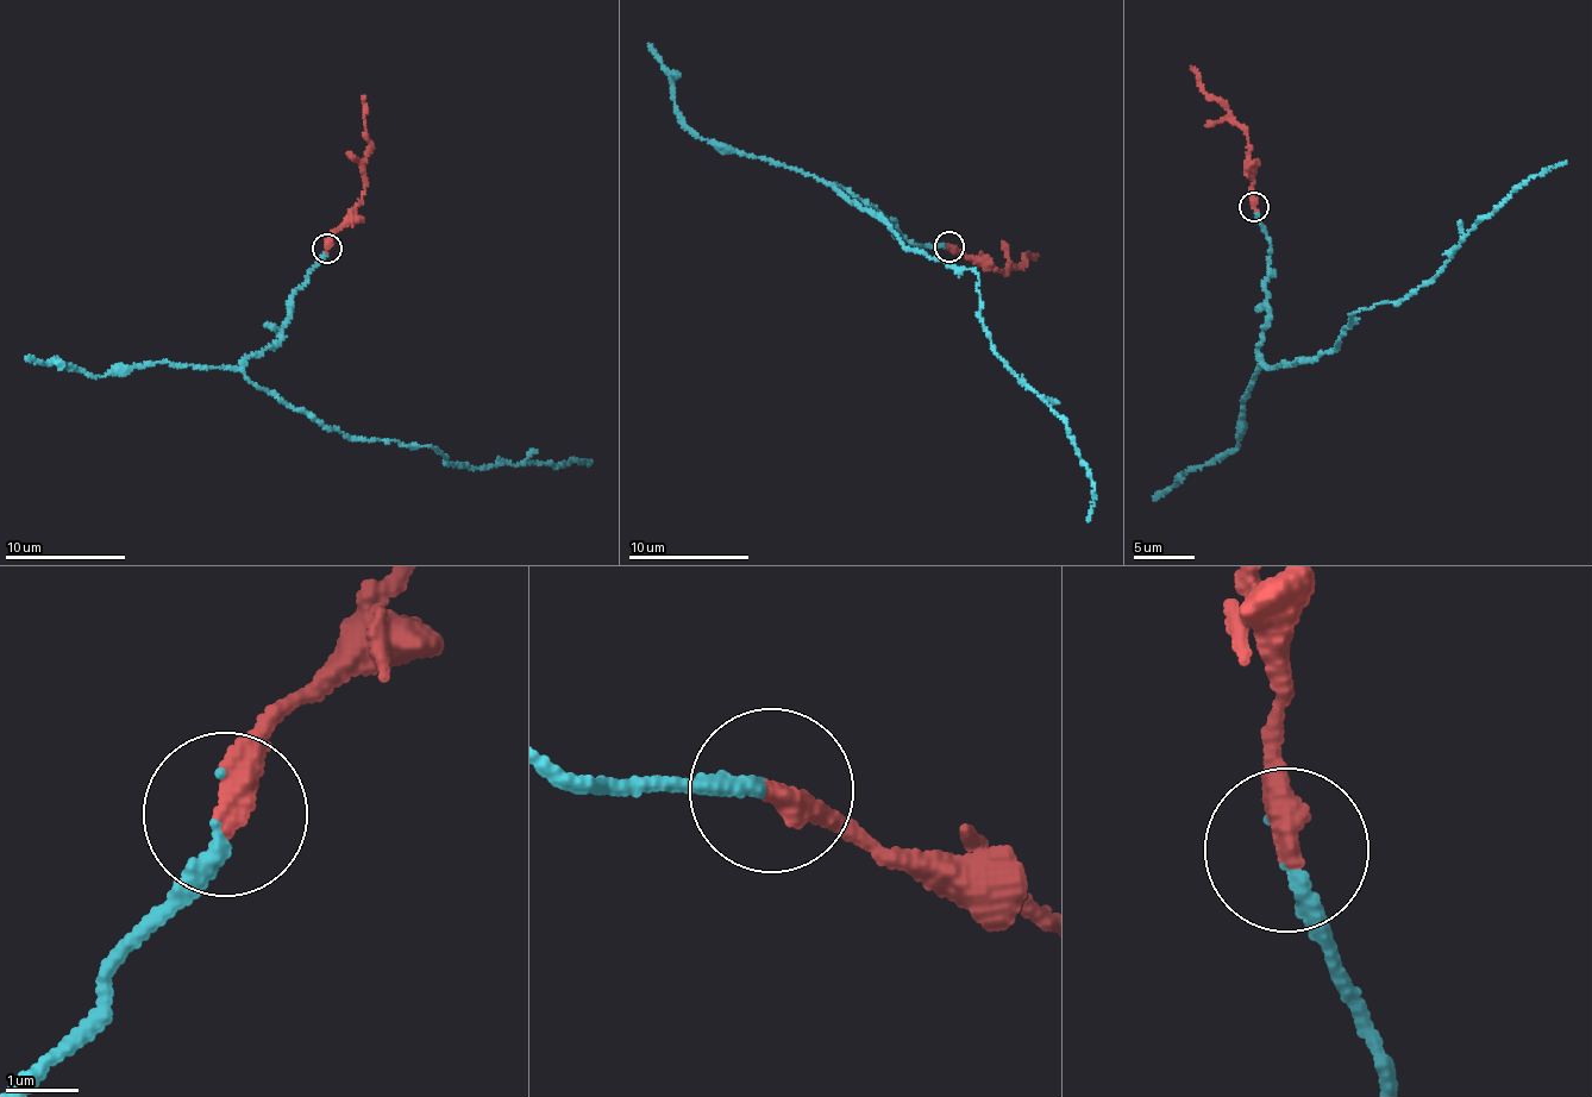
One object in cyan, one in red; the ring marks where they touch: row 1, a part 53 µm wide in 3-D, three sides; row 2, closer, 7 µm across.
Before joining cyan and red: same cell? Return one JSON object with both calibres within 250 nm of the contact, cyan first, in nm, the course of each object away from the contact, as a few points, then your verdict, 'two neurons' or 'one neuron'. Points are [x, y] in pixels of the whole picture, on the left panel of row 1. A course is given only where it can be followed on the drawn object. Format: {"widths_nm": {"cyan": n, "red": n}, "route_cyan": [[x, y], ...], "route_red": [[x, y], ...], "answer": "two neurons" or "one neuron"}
{"widths_nm": {"cyan": 220, "red": 400}, "route_cyan": [[326, 249], [292, 295], [282, 336], [249, 358], [252, 383], [324, 426], [436, 449], [469, 469], [584, 459]], "route_red": [[326, 249], [326, 240], [362, 198], [365, 96]], "answer": "one neuron"}

